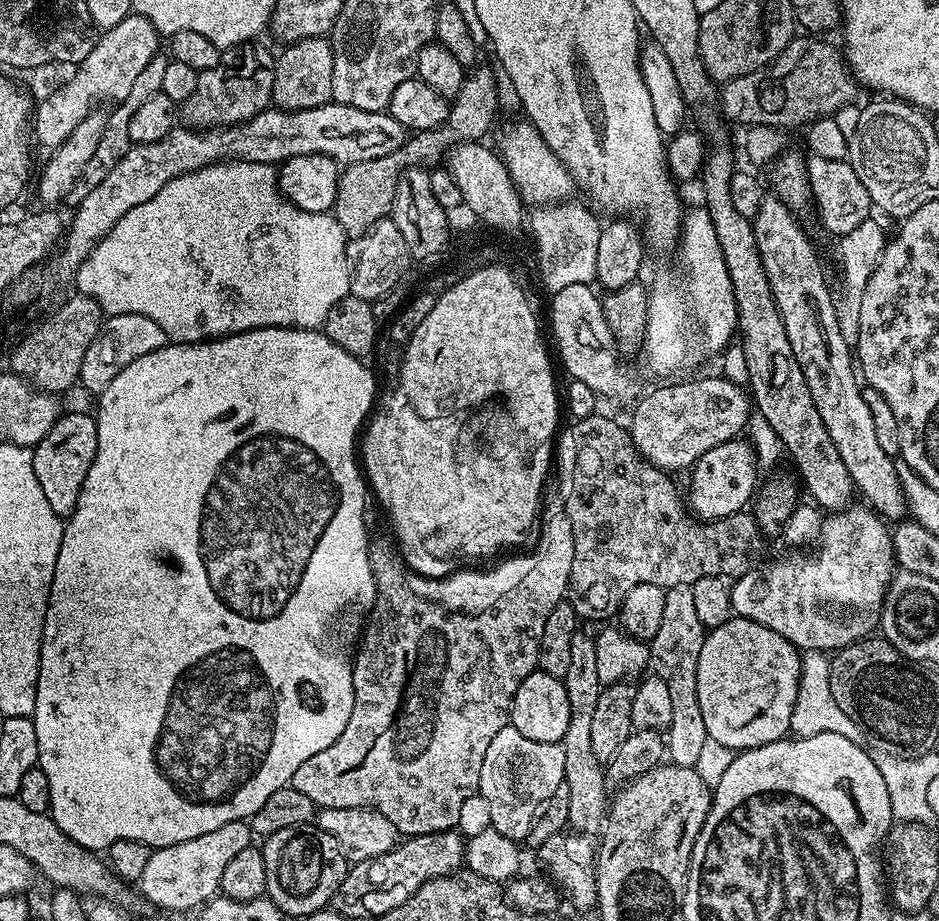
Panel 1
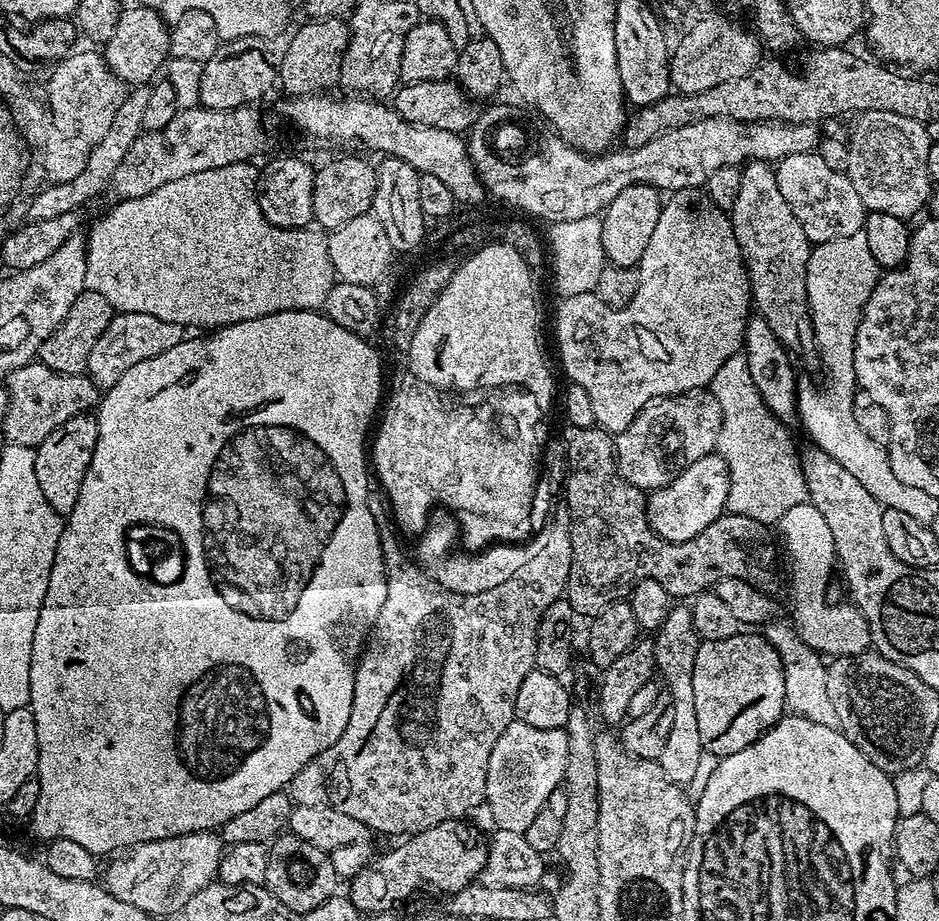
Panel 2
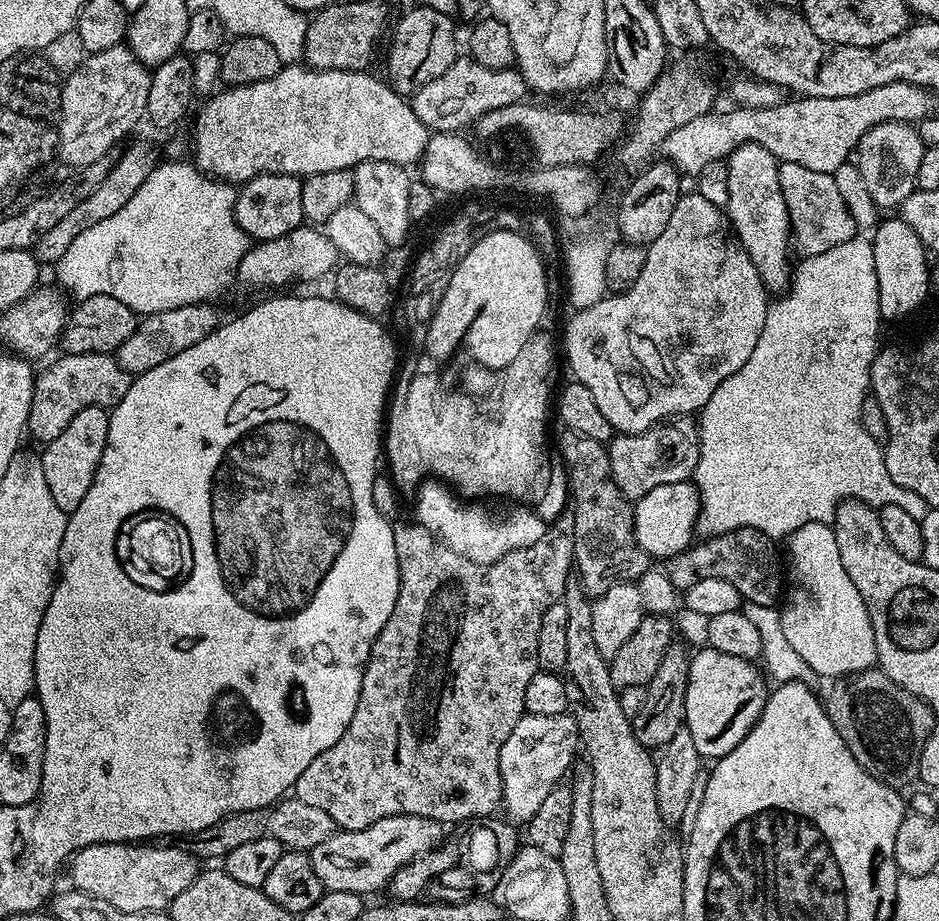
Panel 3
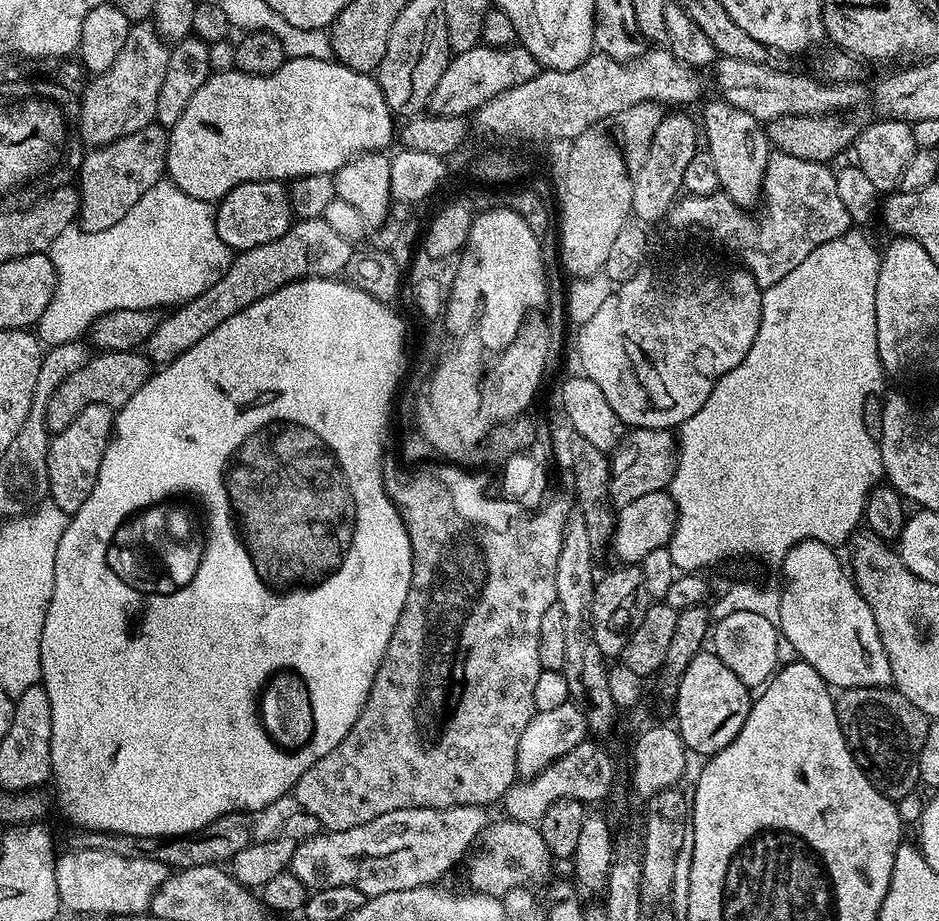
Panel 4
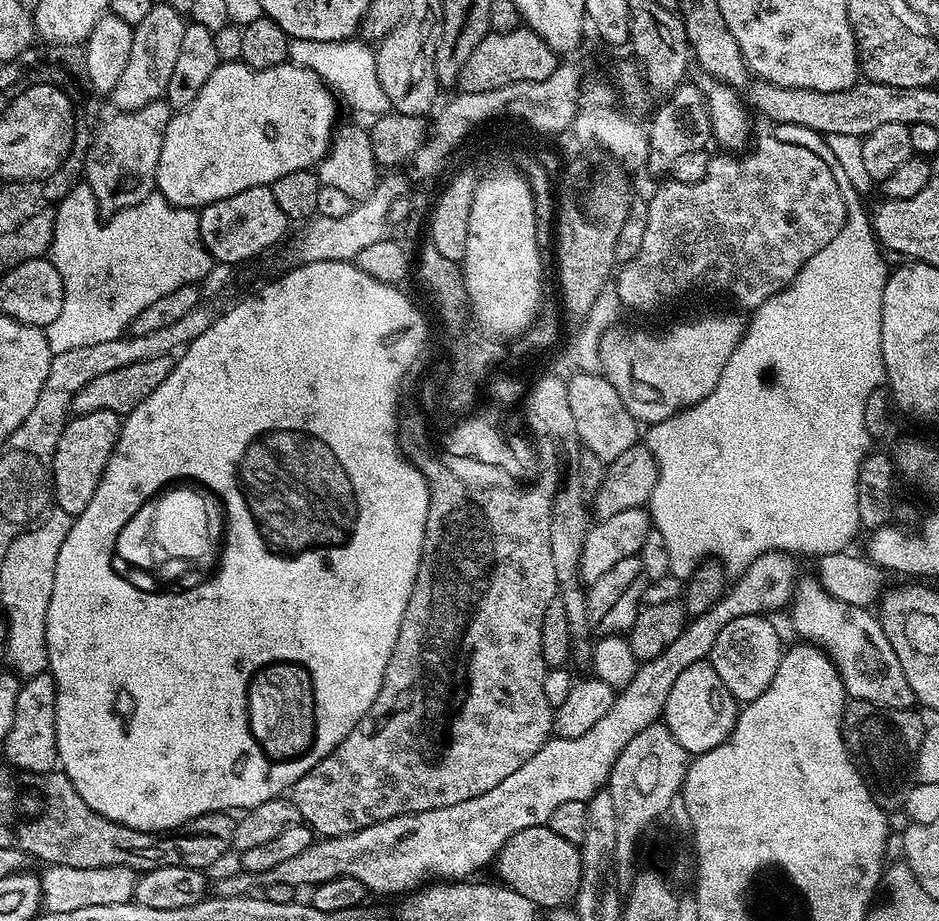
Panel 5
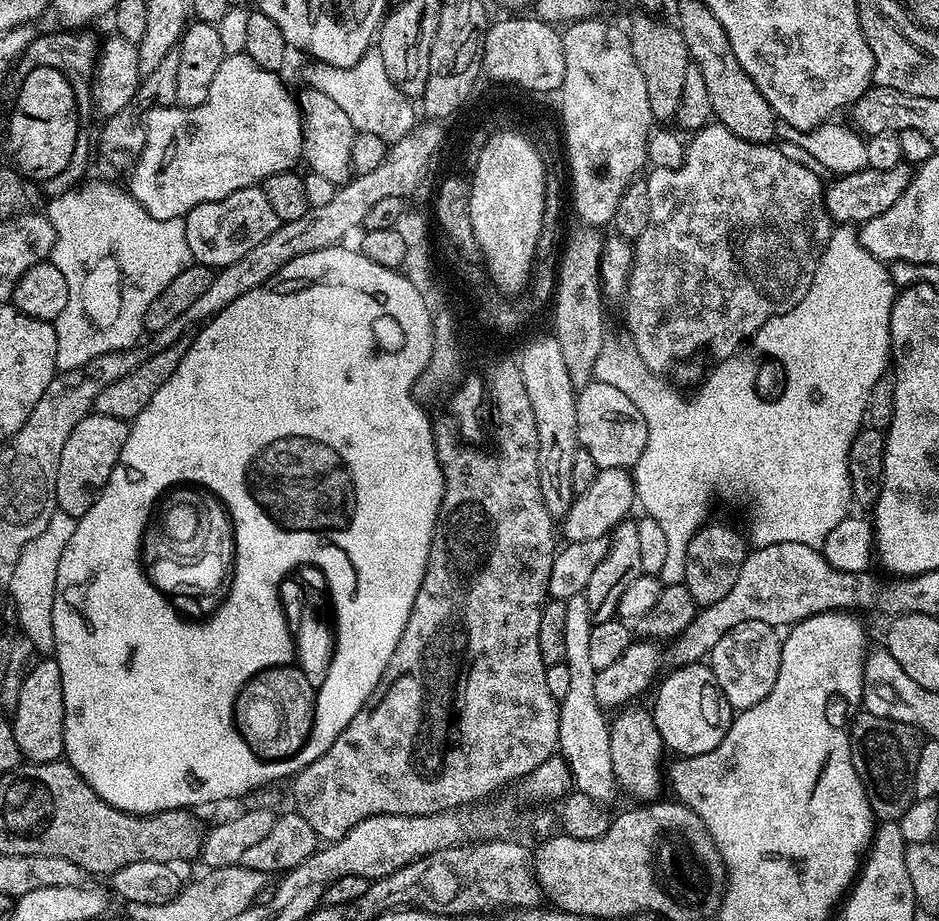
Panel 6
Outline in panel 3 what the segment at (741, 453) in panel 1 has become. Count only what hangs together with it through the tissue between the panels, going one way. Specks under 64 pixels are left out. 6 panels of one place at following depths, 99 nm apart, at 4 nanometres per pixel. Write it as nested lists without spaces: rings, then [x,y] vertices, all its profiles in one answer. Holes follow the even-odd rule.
[[[688,480],[682,483],[663,483],[635,501],[633,512],[635,538],[640,548],[653,559],[669,560],[693,543],[697,518],[700,516],[700,492],[695,483]]]

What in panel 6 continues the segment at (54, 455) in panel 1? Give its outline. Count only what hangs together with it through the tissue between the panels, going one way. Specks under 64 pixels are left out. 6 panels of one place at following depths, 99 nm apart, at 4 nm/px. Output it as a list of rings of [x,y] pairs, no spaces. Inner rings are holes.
[[[93,411],[74,430],[70,430],[70,438],[66,438],[66,446],[62,449],[62,458],[58,458],[58,482],[56,483],[56,507],[59,511],[79,517],[94,506],[100,497],[102,486],[110,478],[110,470],[120,461],[122,446],[126,446],[128,424],[118,418],[110,418],[106,414]]]

